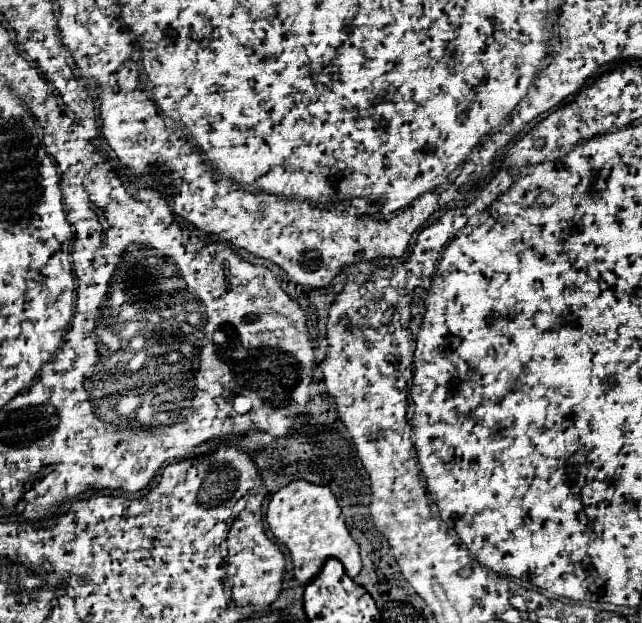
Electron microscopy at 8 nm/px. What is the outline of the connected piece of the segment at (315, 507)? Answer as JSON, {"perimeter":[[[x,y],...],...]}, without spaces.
{"perimeter":[[[293,481],[287,487],[279,489],[267,509],[267,523],[273,531],[273,535],[287,545],[293,557],[293,573],[299,583],[309,583],[323,567],[327,559],[339,559],[347,571],[347,575],[353,579],[361,571],[361,557],[359,557],[359,545],[353,541],[345,527],[345,519],[341,515],[341,509],[337,505],[335,495],[325,485],[313,485],[307,481]]]}

